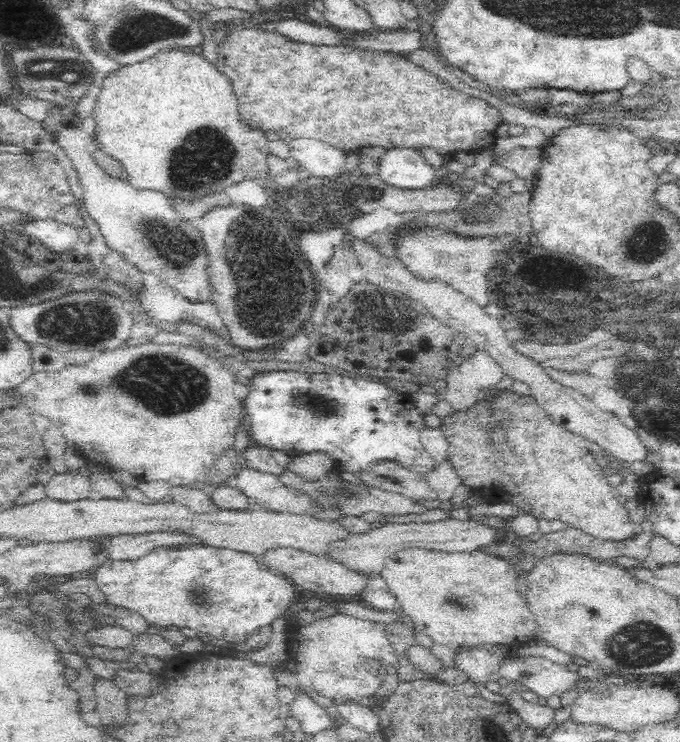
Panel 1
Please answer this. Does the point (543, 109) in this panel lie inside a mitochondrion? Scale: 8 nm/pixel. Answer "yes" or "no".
no

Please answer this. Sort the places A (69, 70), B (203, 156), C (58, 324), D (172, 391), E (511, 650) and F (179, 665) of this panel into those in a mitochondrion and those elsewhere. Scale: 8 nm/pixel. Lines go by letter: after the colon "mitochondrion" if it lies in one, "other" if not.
A: mitochondrion
B: mitochondrion
C: mitochondrion
D: mitochondrion
E: other
F: other

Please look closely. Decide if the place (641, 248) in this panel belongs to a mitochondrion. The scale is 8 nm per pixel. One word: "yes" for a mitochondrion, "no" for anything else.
yes

